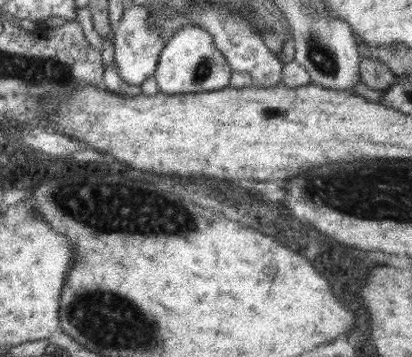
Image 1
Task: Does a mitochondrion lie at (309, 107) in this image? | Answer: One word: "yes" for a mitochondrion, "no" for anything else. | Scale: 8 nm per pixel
no

